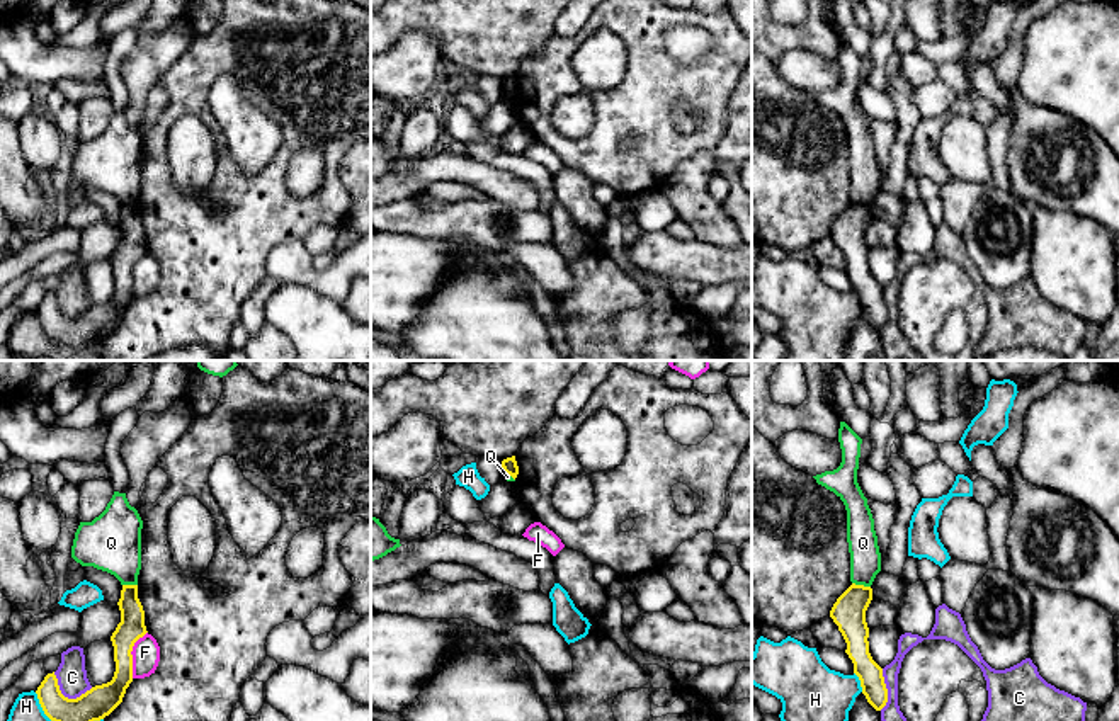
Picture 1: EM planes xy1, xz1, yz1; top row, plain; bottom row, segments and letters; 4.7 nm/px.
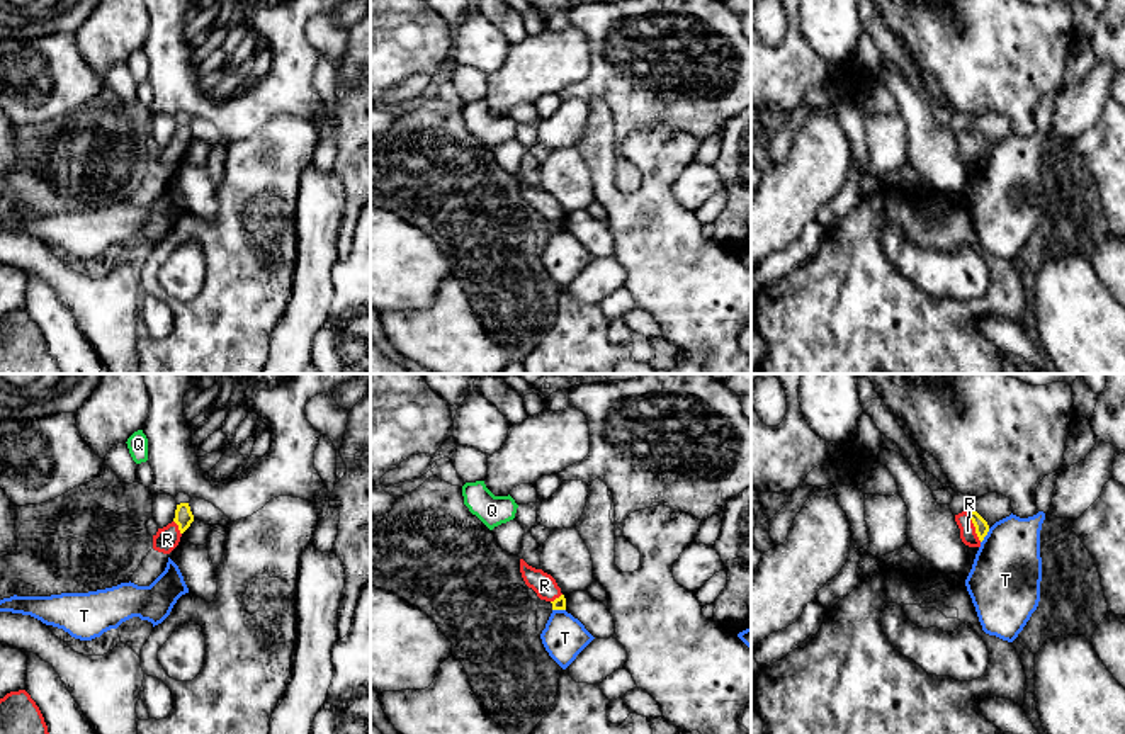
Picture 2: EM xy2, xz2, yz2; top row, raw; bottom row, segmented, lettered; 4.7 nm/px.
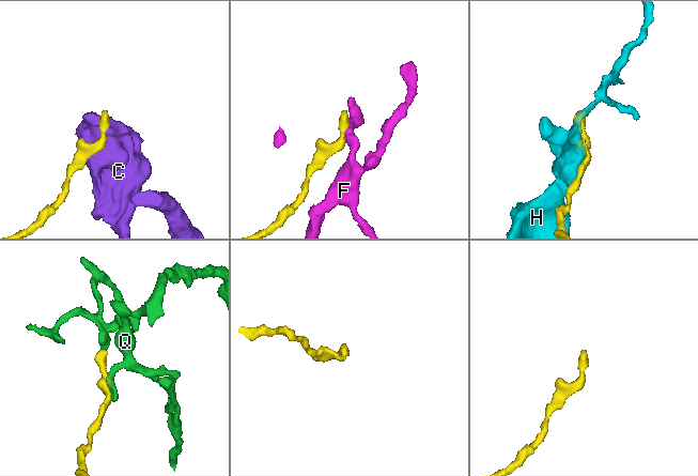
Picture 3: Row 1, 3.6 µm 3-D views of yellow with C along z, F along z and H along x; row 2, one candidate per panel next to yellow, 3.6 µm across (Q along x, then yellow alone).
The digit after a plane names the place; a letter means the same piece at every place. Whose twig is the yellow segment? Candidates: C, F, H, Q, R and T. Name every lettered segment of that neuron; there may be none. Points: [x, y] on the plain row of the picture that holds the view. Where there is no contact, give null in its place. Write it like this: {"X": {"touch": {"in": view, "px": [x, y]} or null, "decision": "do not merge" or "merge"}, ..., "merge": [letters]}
{"C": {"touch": {"in": "xy1", "px": [67, 317]}, "decision": "do not merge"}, "F": {"touch": {"in": "xy1", "px": [131, 274]}, "decision": "do not merge"}, "H": {"touch": {"in": "xy1", "px": [63, 344]}, "decision": "do not merge"}, "Q": {"touch": {"in": "yz1", "px": [861, 204]}, "decision": "do not merge"}, "R": {"touch": {"in": "yz2", "px": [974, 145]}, "decision": "merge"}, "T": {"touch": {"in": "yz2", "px": [986, 153]}, "decision": "do not merge"}, "merge": ["R"]}

